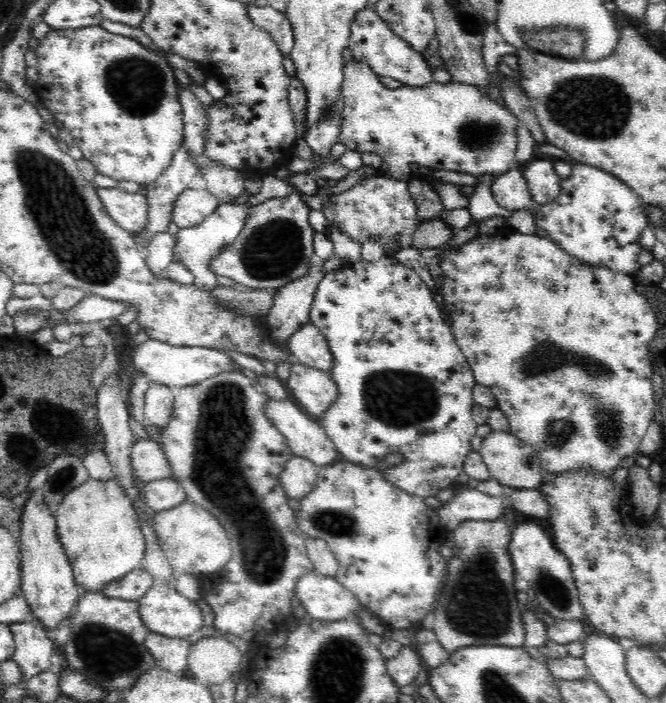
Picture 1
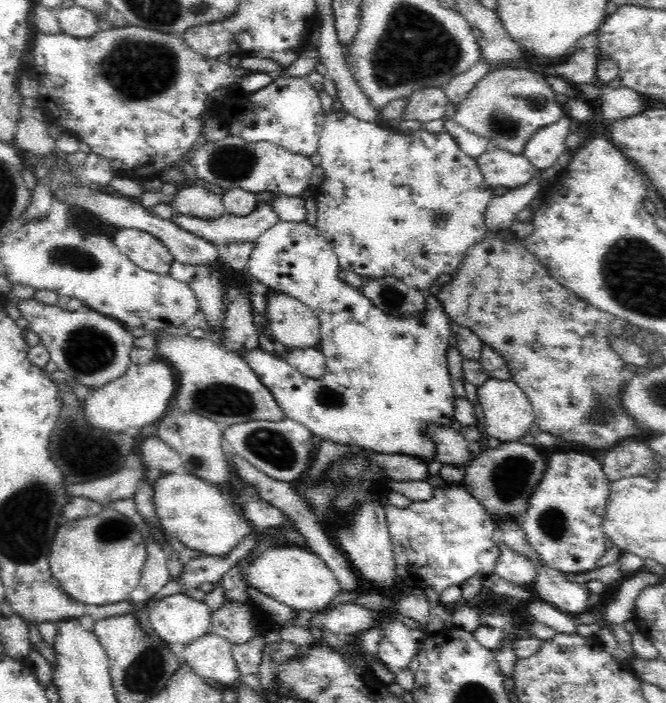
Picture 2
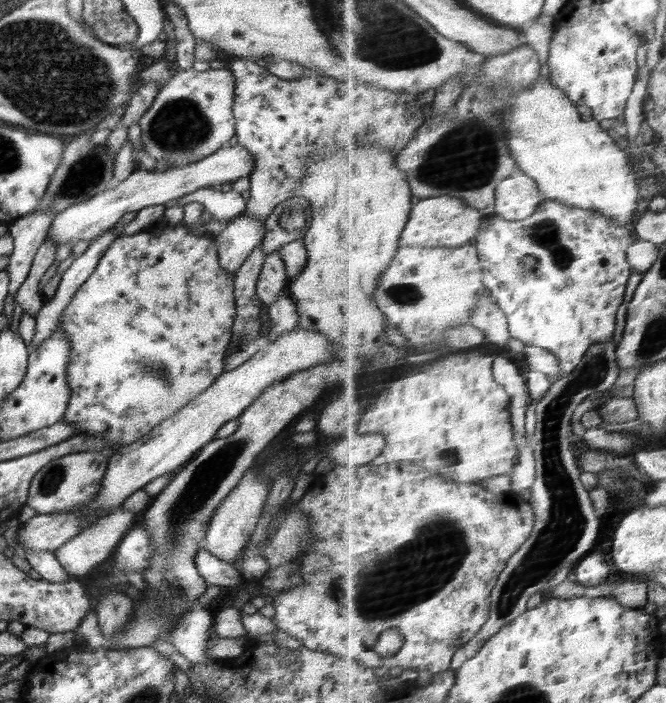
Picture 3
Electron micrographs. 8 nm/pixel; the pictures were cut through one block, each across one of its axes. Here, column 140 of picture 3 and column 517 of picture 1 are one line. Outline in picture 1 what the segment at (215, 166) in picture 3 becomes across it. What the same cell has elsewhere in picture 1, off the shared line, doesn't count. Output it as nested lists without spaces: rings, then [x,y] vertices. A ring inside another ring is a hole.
[[[521,167],[510,168],[495,179],[491,190],[496,202],[508,210],[536,207]]]

